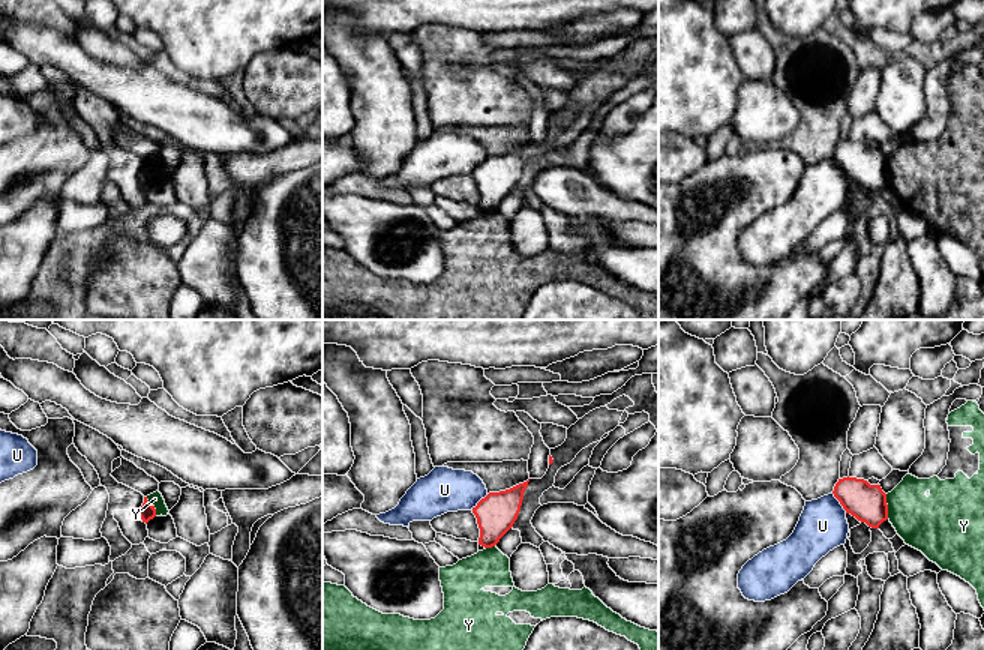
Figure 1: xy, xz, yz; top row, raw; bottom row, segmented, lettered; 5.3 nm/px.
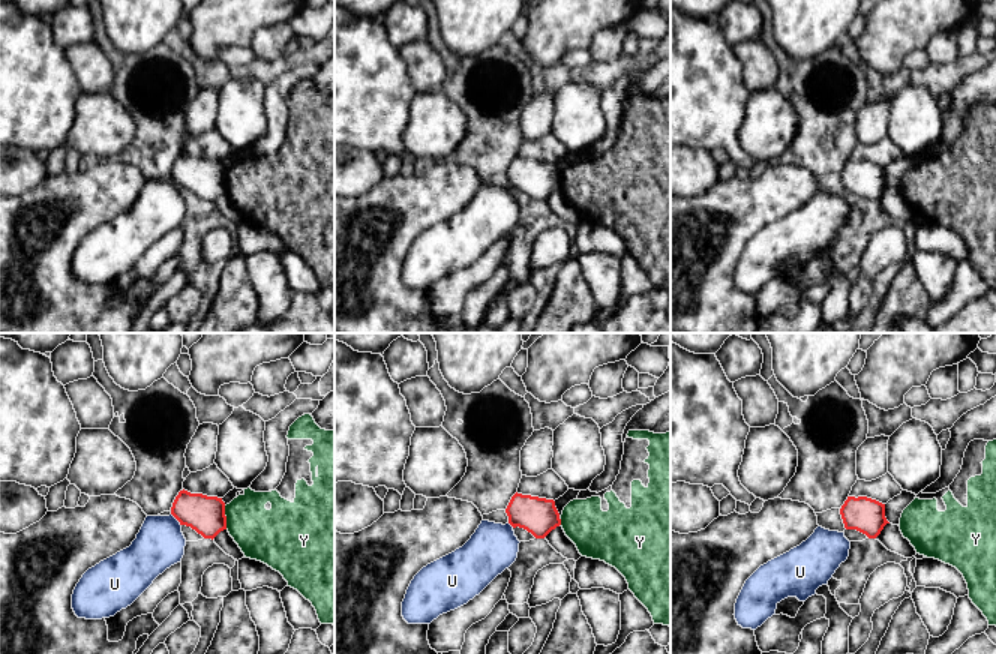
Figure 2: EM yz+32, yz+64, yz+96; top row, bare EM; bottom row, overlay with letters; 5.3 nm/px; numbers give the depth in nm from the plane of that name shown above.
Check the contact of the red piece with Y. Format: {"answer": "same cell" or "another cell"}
{"answer": "another cell"}

